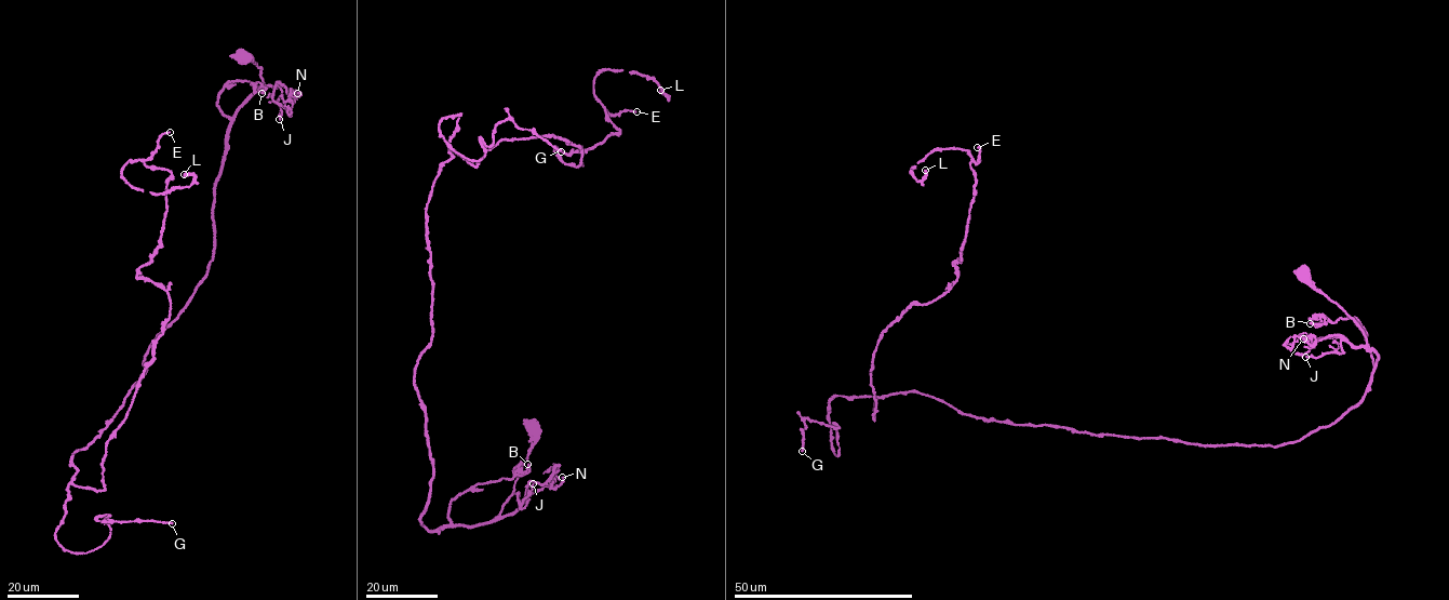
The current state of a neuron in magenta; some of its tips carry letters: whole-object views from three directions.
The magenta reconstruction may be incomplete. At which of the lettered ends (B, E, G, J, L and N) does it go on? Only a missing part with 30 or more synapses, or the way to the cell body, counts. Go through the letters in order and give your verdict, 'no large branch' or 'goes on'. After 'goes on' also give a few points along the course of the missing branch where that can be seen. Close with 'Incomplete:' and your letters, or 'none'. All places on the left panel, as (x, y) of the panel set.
B: no large branch
E: no large branch
G: goes on; course (172, 523), (215, 527), (260, 542), (262, 551), (289, 558), (306, 552), (326, 559), (307, 544), (324, 545)
J: no large branch
L: no large branch
N: no large branch
Incomplete: G

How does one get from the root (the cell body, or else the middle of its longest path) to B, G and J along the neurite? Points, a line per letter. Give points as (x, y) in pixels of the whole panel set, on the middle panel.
B: (534, 428), (530, 453), (498, 516), (470, 528), (451, 521), (448, 509), (457, 494), (524, 474), (527, 464)
G: (534, 428), (496, 518), (420, 523), (426, 211), (459, 116), (439, 124), (471, 160), (508, 119), (561, 151)
J: (534, 428), (530, 453), (500, 516), (511, 515), (526, 501), (524, 506), (521, 508), (520, 503), (533, 483)

